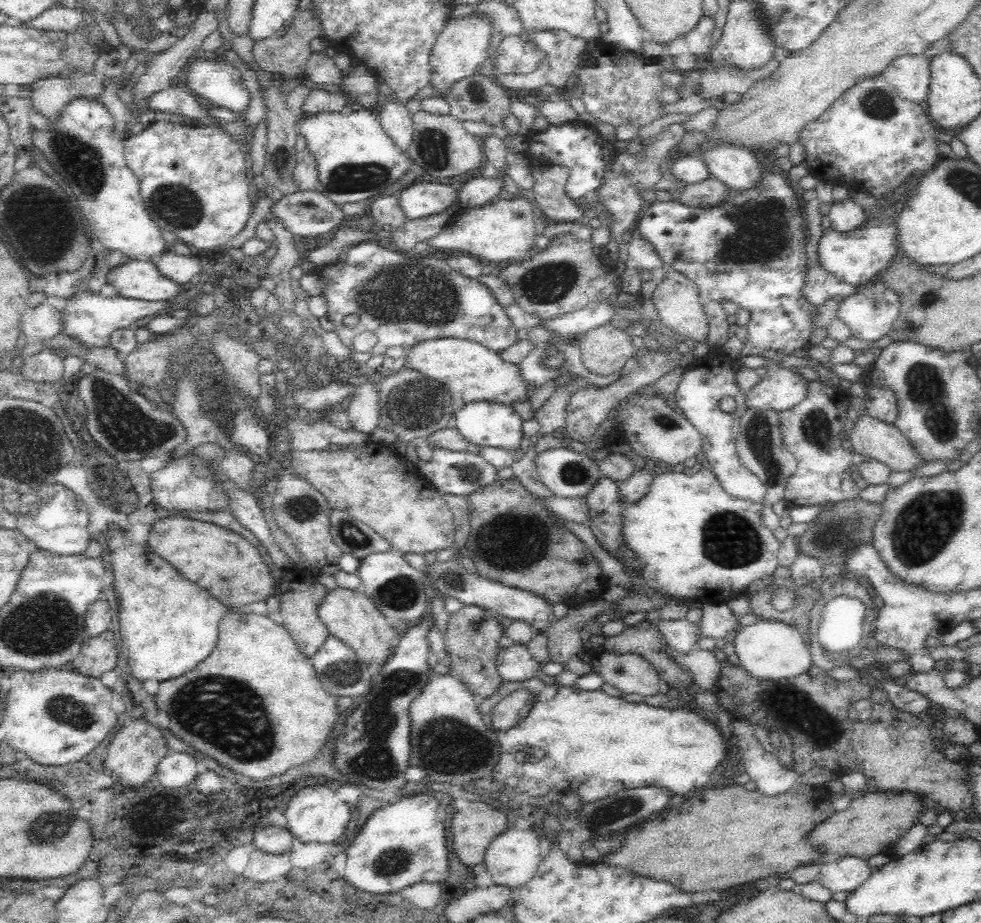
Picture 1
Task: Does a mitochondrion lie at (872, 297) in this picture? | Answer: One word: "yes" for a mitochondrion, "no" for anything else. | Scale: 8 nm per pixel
yes

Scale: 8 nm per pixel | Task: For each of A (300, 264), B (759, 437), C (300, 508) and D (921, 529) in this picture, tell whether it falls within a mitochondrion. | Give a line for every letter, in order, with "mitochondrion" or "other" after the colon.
A: other
B: mitochondrion
C: mitochondrion
D: mitochondrion

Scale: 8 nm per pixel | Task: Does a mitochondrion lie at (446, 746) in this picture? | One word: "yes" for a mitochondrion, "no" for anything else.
yes

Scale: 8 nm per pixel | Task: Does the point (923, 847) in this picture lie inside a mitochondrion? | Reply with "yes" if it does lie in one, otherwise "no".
no

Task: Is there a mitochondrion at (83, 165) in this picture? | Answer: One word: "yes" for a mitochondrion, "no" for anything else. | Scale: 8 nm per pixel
yes

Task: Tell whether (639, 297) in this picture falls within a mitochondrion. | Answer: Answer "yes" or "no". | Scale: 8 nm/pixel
no

